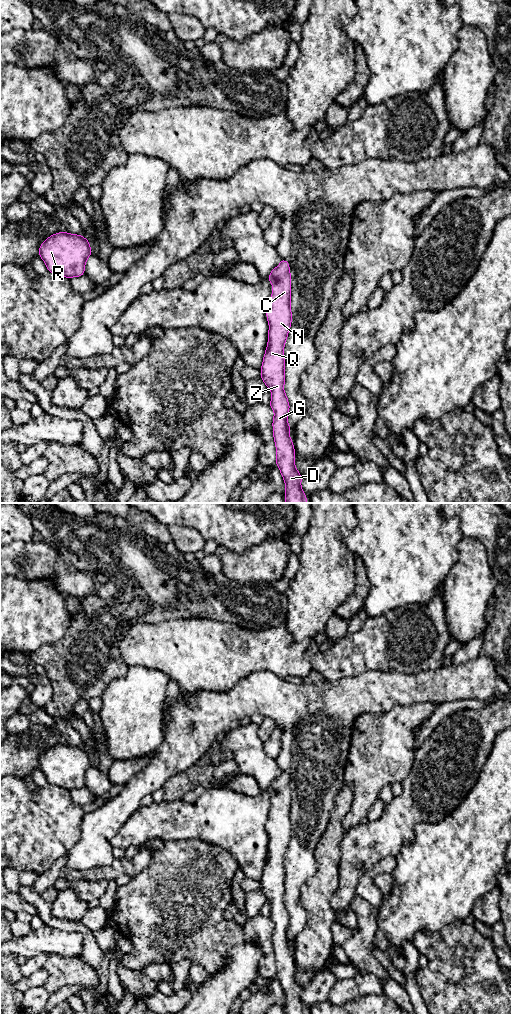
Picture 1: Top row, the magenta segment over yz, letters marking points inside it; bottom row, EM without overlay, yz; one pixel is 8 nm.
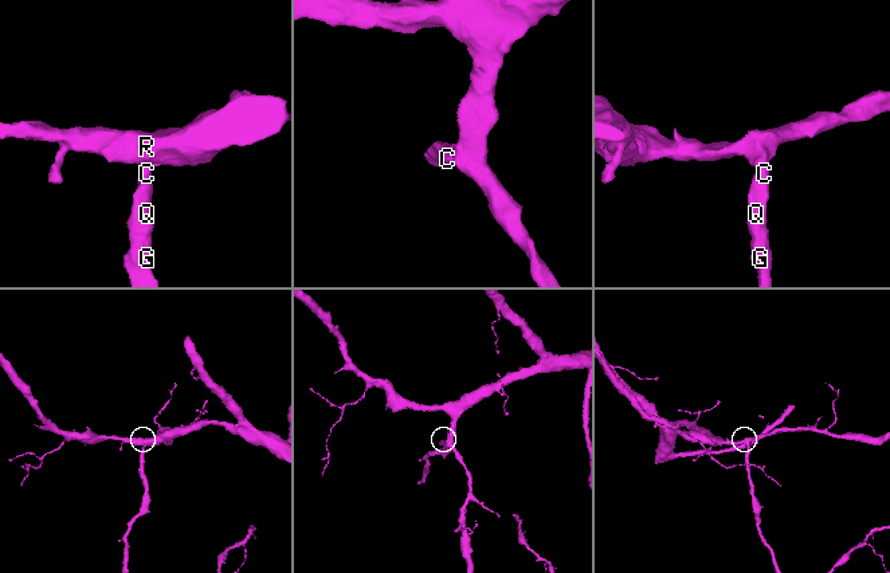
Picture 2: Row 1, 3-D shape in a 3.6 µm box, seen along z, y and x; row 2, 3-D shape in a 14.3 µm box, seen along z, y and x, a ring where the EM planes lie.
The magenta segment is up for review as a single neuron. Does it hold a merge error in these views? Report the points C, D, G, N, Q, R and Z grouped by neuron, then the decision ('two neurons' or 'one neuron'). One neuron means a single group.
C D G N Q R Z; one neuron

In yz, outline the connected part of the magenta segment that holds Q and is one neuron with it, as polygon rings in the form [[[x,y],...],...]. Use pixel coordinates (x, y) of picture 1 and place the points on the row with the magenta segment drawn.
[[[281,259],[268,276],[272,295],[266,311],[269,324],[268,343],[261,365],[261,380],[271,389],[269,406],[274,411],[272,422],[276,446],[276,466],[285,482],[286,503],[307,503],[301,487],[302,476],[295,467],[295,449],[289,436],[288,415],[290,404],[284,391],[284,346],[291,328],[291,273],[287,260]]]

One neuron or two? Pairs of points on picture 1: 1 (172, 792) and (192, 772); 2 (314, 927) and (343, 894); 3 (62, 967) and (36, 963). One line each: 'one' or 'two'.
1: one
2: two
3: two

